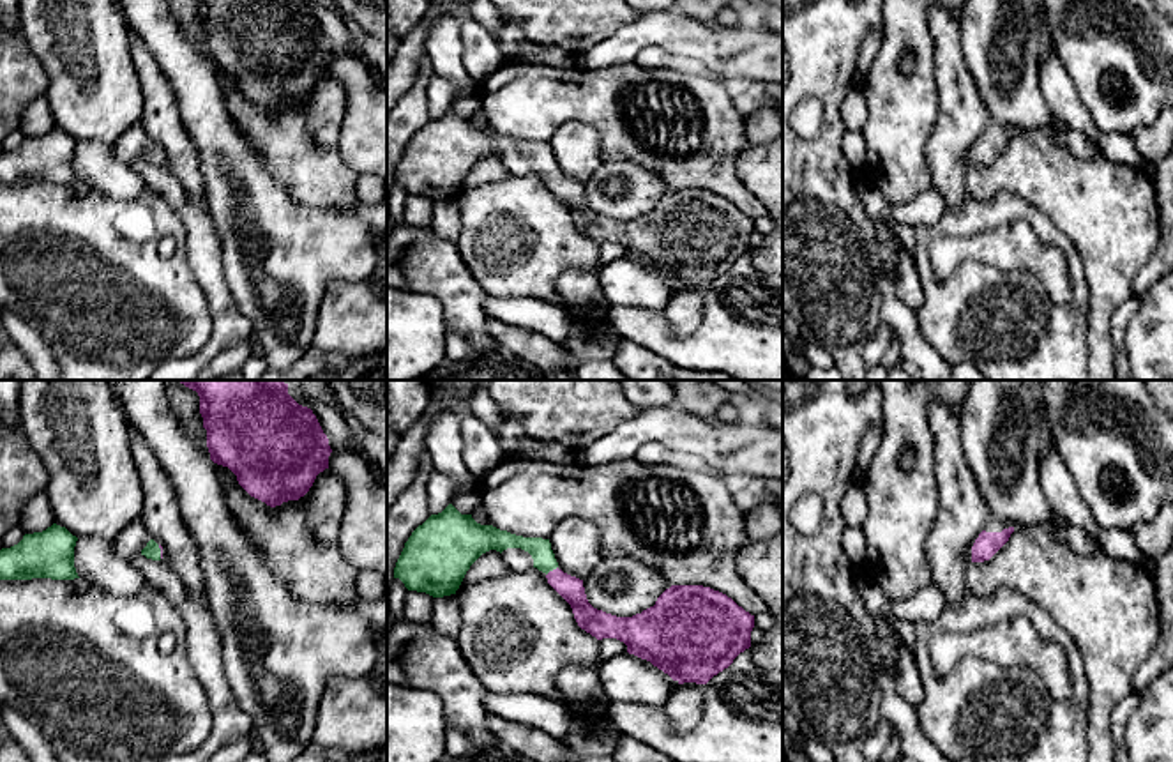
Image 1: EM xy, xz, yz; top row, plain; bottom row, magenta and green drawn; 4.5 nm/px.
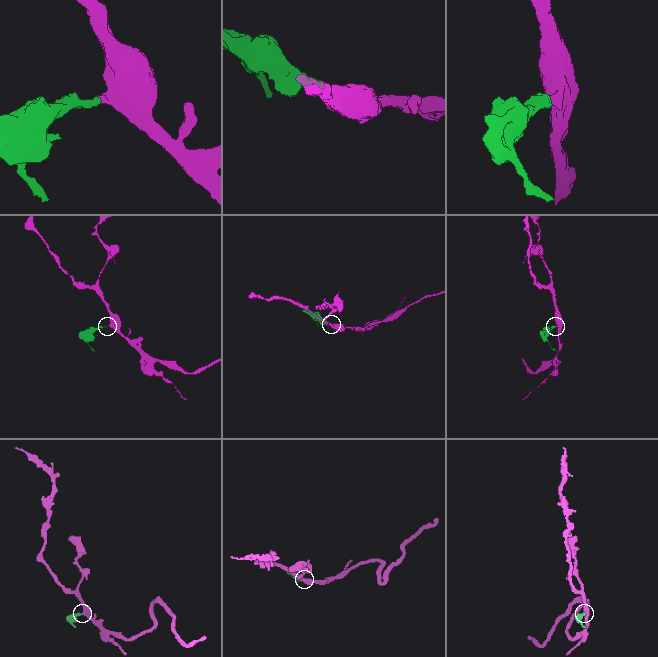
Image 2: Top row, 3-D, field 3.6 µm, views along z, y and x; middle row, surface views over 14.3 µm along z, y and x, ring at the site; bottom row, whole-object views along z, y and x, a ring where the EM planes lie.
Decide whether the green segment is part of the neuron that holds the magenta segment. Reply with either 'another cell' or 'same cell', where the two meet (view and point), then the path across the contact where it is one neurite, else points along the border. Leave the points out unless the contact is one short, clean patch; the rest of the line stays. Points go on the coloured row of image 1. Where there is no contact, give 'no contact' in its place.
same cell; contact xz (553, 570); way xz (569, 587), (553, 570), (539, 548)

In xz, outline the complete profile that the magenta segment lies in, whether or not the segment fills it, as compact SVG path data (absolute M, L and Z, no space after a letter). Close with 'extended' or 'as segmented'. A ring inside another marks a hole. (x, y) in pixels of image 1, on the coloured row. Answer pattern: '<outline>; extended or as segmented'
M452 504L442 513L431 514L412 532L396 562L394 578L399 578L408 591L426 592L433 598L450 596L456 594L466 571L482 553L489 550L502 553L507 548L521 548L532 555L534 568L542 571L548 583L571 605L581 629L597 640L617 638L624 642L629 654L650 661L678 684L707 684L751 647L754 615L719 591L703 585L671 585L654 606L632 617L617 617L588 603L583 580L558 568L549 539L523 537L493 525L481 525L472 514L461 514Z; extended

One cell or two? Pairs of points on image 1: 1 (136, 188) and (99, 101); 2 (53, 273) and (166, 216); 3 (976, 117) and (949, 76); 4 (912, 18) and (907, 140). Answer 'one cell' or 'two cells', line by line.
1: two cells
2: one cell
3: one cell
4: one cell

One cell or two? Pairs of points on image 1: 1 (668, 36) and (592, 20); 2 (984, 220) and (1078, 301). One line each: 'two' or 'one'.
1: two
2: one

